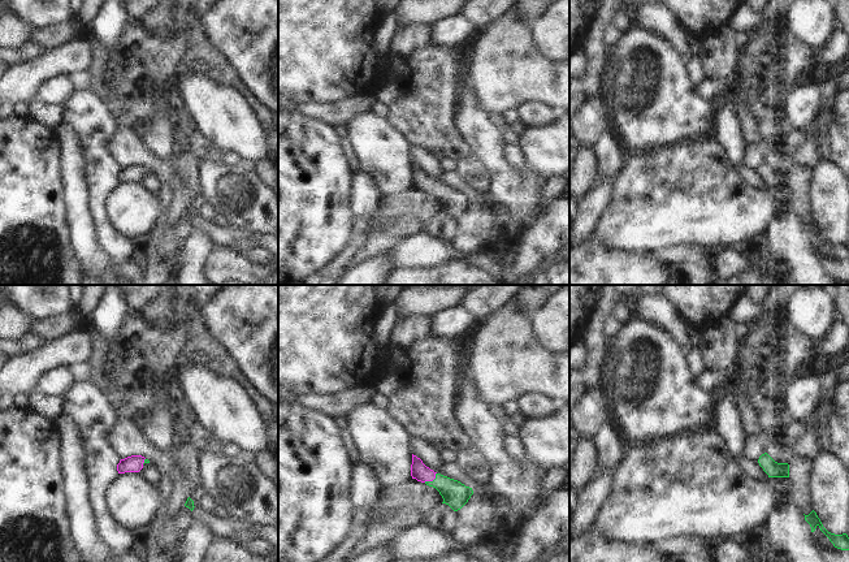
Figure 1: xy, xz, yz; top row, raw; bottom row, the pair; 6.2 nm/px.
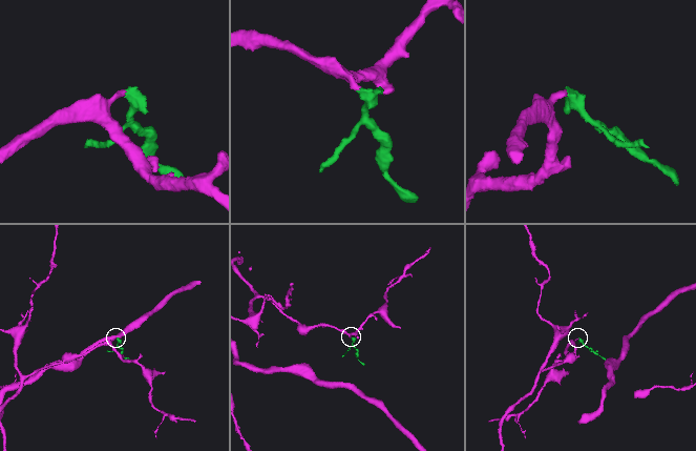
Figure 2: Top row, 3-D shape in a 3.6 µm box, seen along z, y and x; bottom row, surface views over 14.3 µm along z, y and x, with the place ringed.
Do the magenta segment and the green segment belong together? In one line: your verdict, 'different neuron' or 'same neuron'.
same neuron

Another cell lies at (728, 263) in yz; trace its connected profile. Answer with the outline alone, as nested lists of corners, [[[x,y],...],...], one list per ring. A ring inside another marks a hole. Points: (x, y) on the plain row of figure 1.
[[[740,247],[720,248],[714,252],[712,267],[718,277],[725,281],[738,276],[749,263],[749,258]]]

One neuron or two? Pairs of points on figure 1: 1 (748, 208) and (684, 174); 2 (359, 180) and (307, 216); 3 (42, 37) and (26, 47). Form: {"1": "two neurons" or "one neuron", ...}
{"1": "one neuron", "2": "two neurons", "3": "two neurons"}

